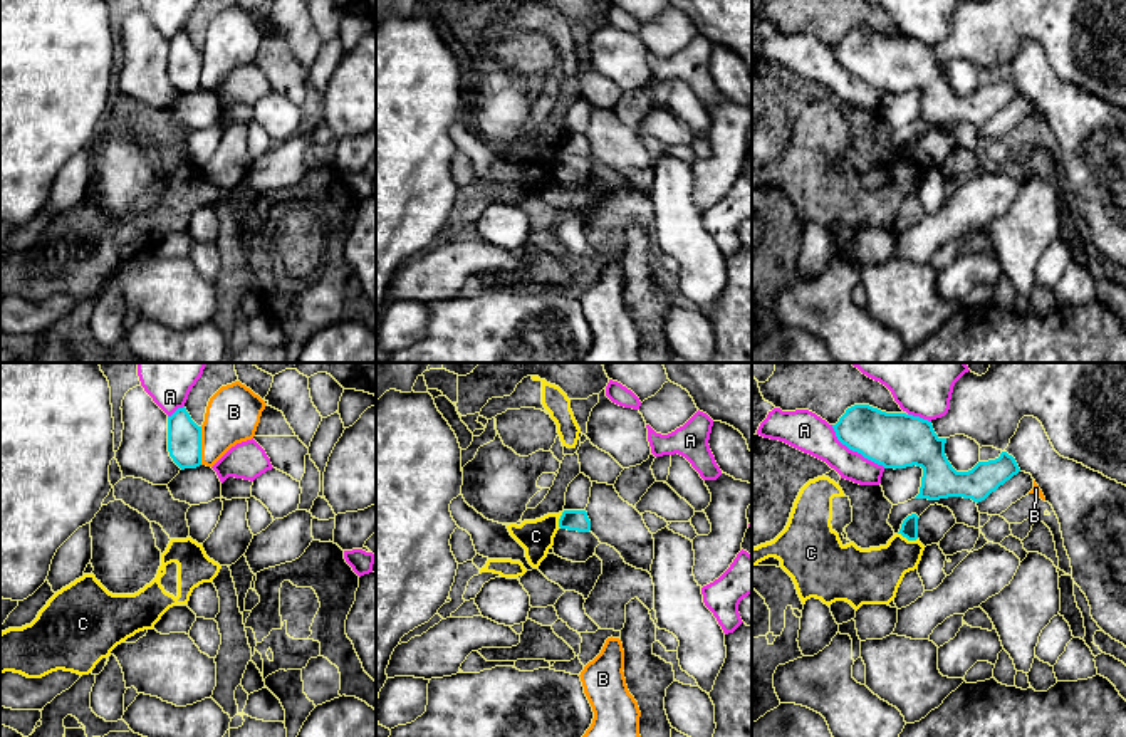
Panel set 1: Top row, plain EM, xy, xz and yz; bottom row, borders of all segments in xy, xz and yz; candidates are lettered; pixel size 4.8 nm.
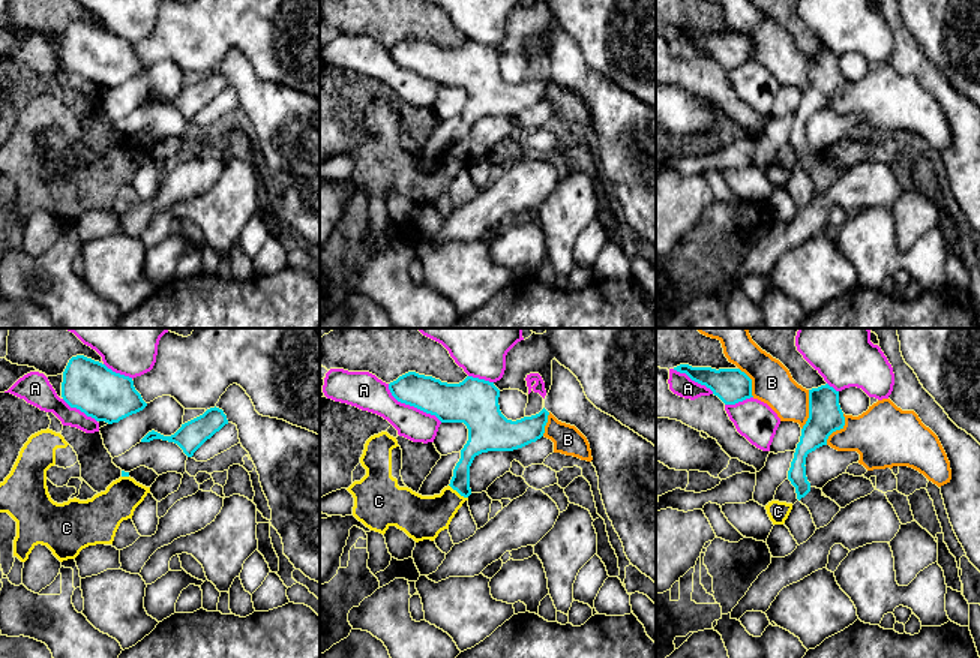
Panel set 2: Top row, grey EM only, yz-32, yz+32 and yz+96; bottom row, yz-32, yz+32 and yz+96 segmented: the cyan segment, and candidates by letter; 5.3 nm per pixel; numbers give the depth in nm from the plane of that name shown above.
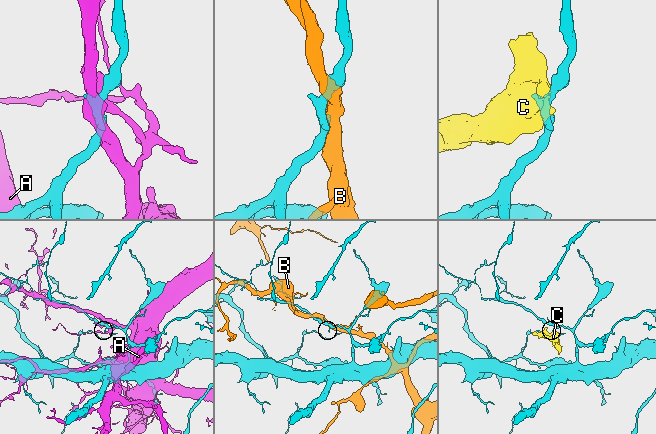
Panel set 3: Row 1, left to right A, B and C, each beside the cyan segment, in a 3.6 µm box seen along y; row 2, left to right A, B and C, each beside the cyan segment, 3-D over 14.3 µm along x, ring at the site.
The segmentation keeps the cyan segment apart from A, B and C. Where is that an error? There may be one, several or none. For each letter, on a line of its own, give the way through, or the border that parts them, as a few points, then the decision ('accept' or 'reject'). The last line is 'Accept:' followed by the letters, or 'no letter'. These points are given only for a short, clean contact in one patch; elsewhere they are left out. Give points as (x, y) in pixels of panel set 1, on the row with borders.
A: reject
B: reject
C: border along yz (898, 533), (908, 539), (917, 539); reject
Accept: no letter

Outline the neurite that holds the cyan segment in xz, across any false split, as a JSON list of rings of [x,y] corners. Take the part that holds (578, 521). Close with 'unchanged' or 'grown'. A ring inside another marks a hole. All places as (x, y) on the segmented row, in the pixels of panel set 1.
[[[564,510],[559,519],[559,527],[577,532],[589,532],[591,520],[586,510]]]; unchanged

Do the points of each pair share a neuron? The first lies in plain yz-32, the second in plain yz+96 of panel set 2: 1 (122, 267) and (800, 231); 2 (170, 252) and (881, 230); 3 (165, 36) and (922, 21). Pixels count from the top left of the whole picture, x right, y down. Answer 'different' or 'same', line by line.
1: different
2: same
3: same

